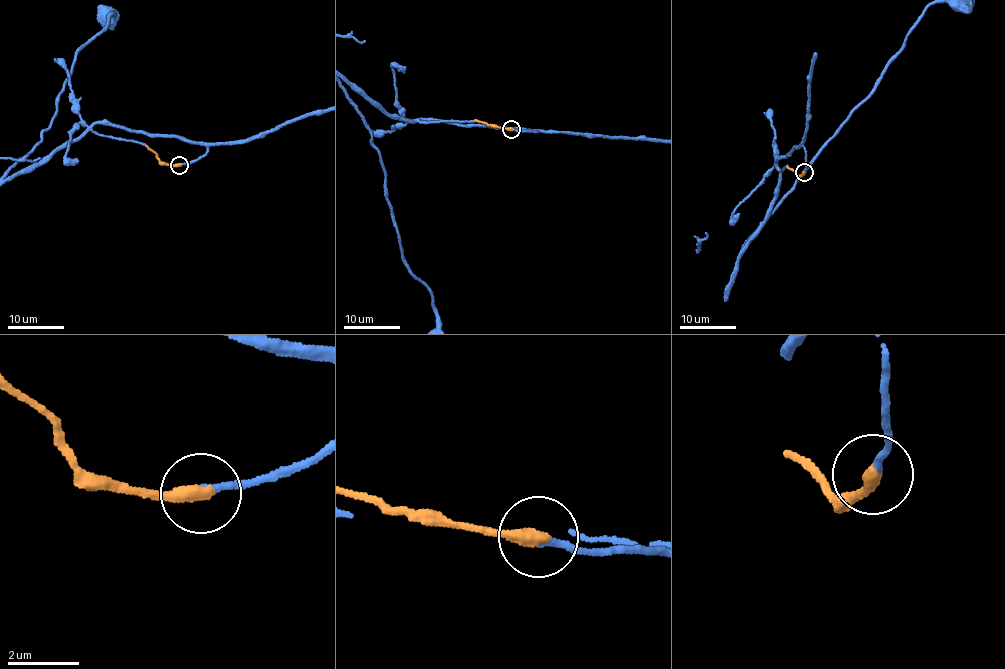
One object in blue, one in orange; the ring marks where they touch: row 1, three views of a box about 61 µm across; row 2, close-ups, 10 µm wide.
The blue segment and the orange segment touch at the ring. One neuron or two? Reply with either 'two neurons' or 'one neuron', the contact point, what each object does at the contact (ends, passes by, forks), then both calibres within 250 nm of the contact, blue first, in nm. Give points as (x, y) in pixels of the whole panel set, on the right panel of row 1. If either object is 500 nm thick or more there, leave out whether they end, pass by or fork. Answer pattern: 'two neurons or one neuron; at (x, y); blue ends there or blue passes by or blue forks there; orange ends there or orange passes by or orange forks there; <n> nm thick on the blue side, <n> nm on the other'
one neuron; at (804, 172); blue ends there; orange ends there; 200 nm thick on the blue side, 400 nm on the other

